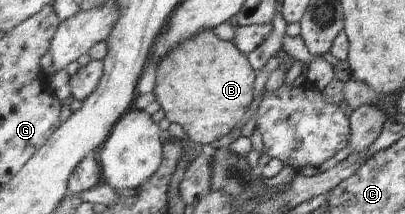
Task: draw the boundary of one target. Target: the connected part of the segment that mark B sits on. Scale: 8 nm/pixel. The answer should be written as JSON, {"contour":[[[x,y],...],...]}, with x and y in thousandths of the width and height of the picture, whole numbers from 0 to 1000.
{"contour":[[[501,136],[464,192],[432,215],[410,257],[385,271],[385,379],[378,435],[383,467],[407,523],[412,561],[447,589],[467,664],[516,673],[536,645],[565,626],[605,542],[625,477],[625,393],[635,332],[620,308],[610,257],[595,243],[575,187],[546,187],[523,136]]]}

